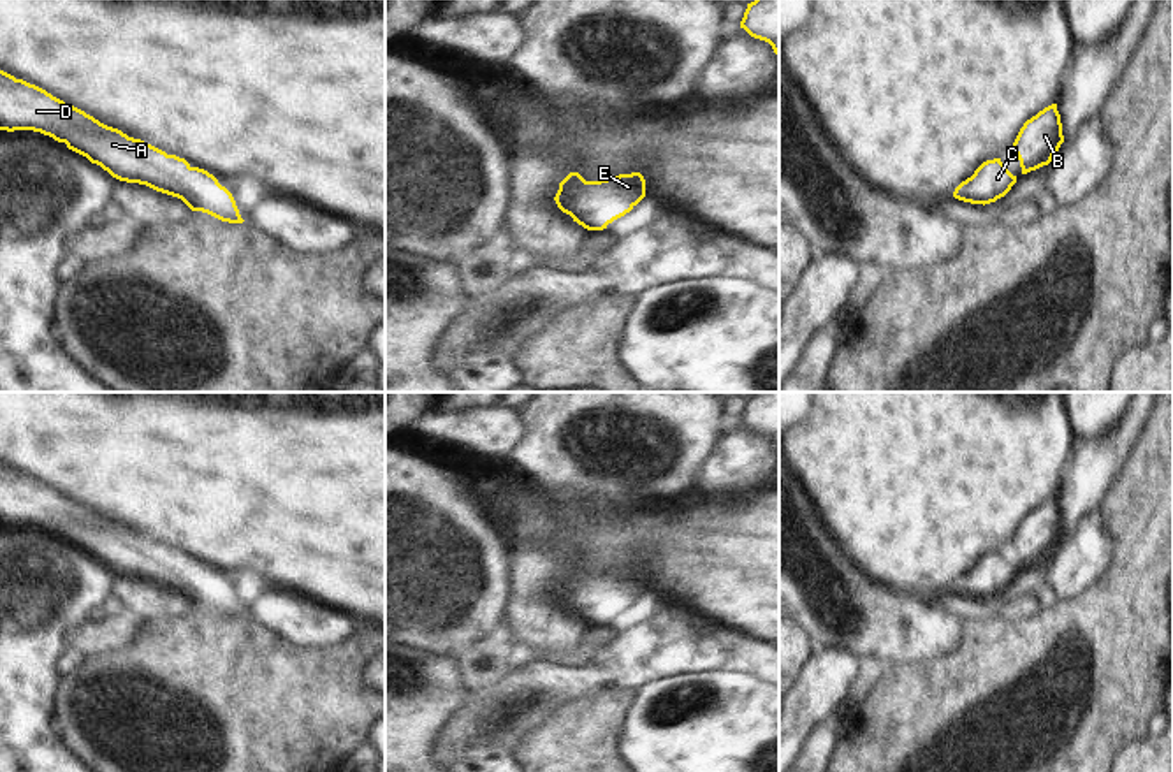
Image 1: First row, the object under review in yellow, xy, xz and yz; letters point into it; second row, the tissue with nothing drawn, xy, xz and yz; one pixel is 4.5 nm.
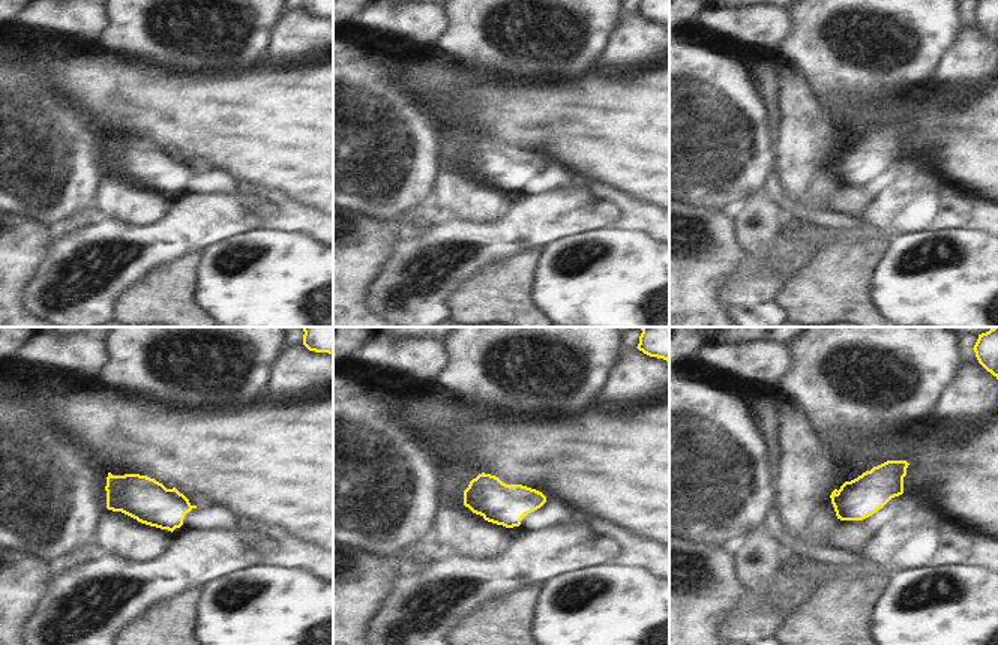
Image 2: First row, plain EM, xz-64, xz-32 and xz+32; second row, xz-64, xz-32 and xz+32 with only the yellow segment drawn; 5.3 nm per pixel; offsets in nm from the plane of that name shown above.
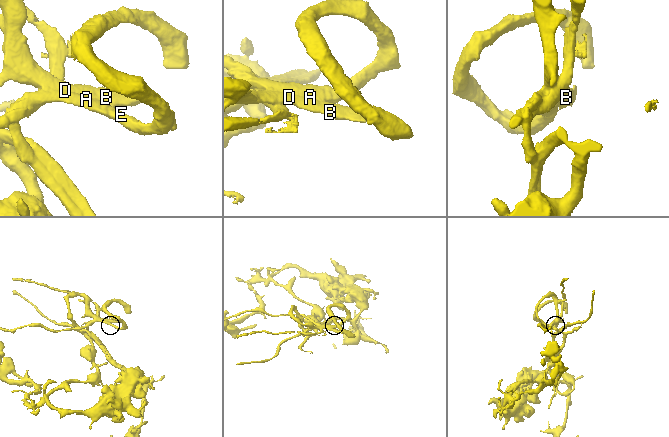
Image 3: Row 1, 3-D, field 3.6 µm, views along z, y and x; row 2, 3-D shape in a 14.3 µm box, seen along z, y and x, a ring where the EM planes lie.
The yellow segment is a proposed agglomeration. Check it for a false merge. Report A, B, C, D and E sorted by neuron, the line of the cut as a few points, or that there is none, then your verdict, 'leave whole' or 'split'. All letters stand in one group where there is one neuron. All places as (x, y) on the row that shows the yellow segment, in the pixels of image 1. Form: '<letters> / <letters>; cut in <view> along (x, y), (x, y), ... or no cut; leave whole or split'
A B C D E; no cut; leave whole

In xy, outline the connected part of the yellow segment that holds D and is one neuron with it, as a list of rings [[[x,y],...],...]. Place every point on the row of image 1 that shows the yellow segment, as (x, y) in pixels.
[[[0,70],[0,130],[33,130],[65,142],[113,178],[181,199],[192,211],[243,223],[232,193],[185,158],[128,137],[46,90]]]

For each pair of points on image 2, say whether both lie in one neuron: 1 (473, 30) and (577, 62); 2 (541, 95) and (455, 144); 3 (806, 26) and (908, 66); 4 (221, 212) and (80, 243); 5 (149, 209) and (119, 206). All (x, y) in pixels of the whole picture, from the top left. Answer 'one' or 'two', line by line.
1: one
2: two
3: one
4: one
5: one

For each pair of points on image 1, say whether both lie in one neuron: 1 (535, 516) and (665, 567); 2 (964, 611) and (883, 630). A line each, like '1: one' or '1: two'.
1: two
2: two

